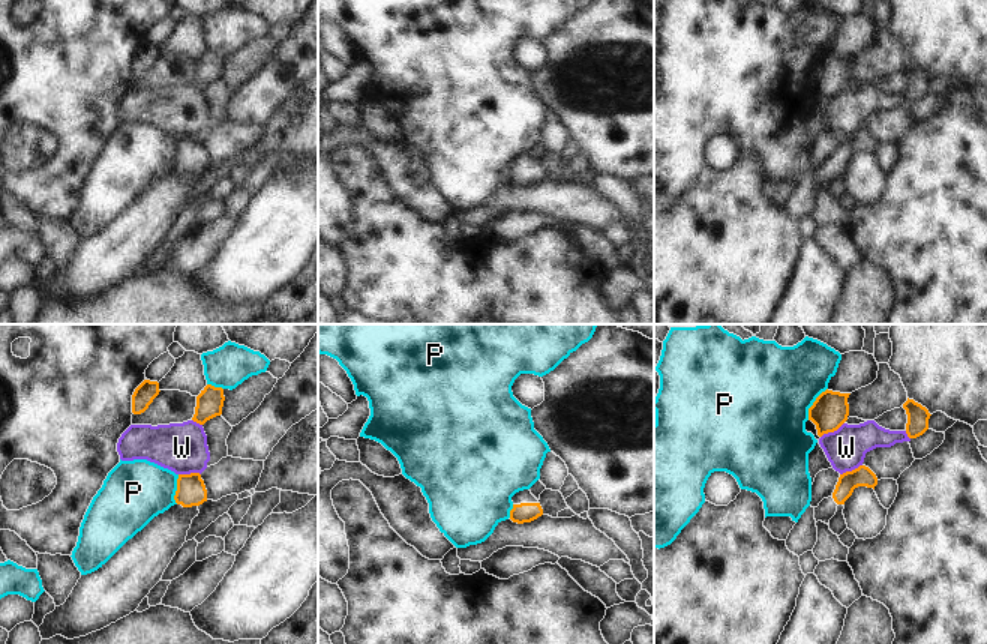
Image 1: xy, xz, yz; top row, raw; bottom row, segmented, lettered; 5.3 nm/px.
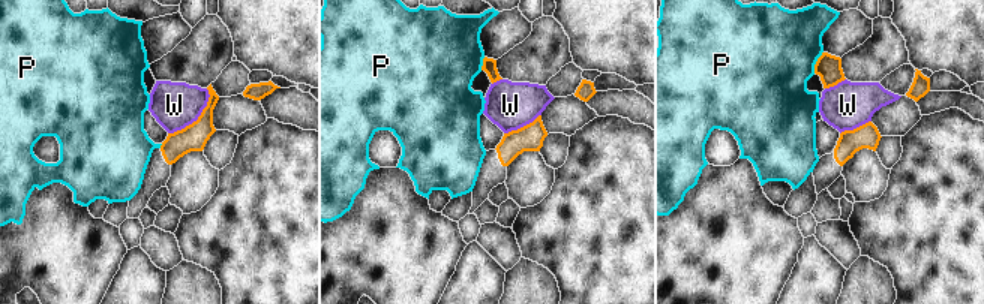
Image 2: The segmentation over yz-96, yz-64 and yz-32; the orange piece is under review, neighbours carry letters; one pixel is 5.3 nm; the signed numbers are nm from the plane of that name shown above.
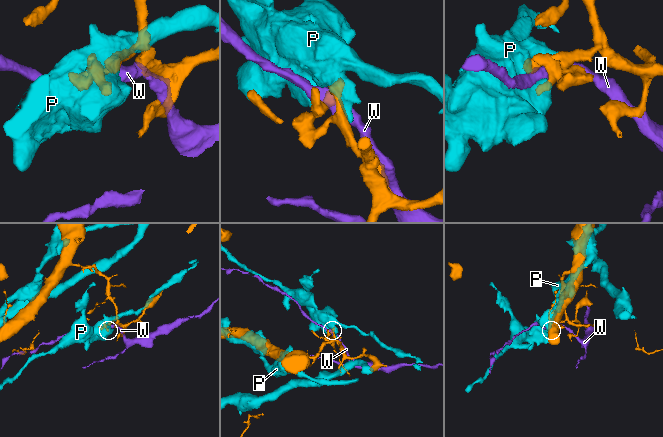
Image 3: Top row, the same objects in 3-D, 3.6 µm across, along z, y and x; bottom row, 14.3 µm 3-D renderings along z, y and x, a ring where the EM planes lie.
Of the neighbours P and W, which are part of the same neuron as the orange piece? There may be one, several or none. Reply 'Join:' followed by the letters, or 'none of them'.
Join: none of them

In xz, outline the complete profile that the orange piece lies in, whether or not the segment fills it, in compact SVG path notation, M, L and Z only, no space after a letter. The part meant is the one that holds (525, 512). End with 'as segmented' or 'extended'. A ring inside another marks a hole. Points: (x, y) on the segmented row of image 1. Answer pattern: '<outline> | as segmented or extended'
M530 489L516 492L512 497L513 509L510 510L510 519L518 524L531 522L543 515L543 509L538 500Z | extended

